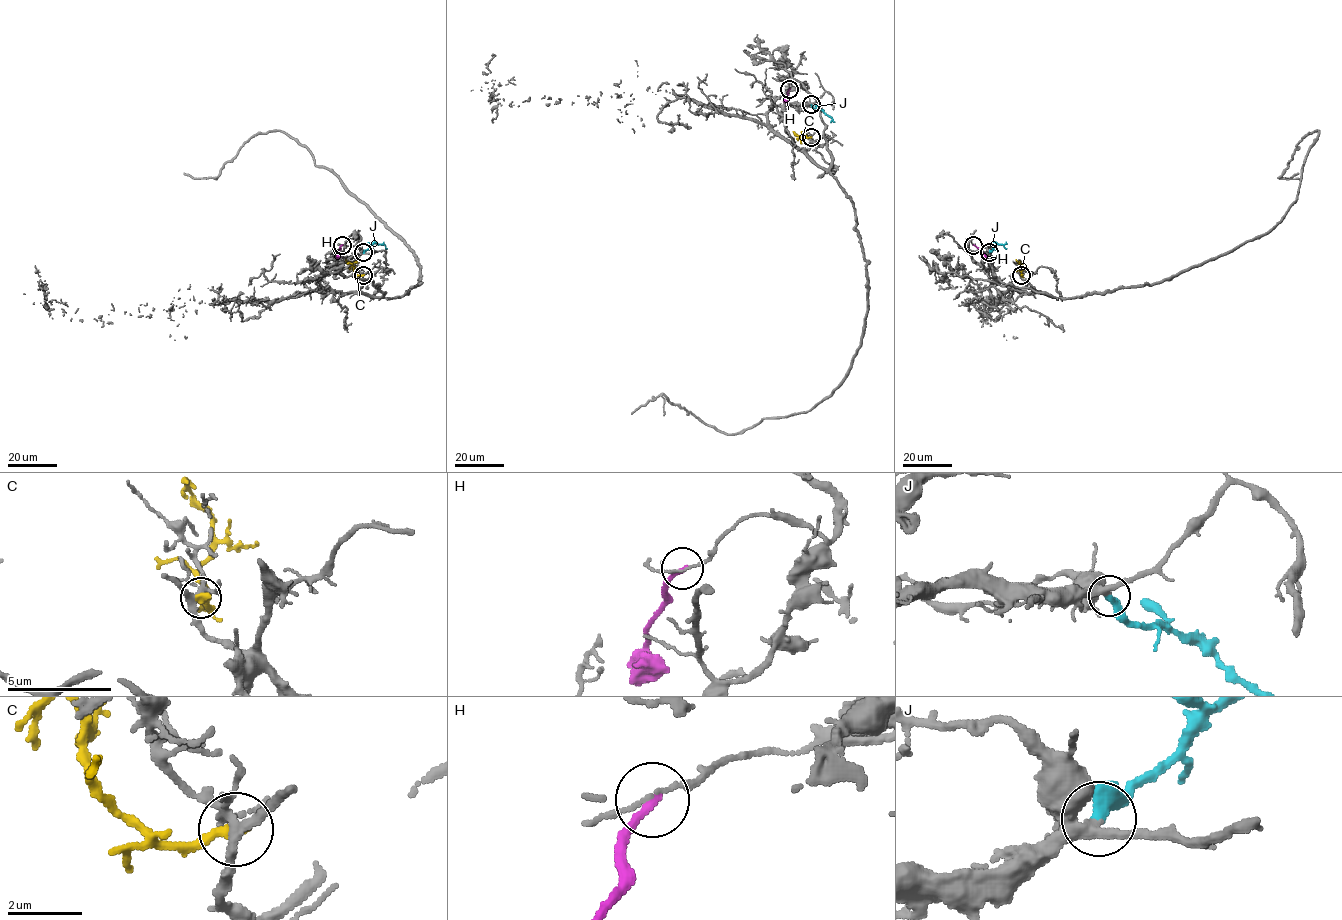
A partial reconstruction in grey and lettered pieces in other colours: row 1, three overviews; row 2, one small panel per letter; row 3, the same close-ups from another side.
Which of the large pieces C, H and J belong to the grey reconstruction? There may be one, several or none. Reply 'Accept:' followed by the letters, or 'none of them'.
Accept: J

